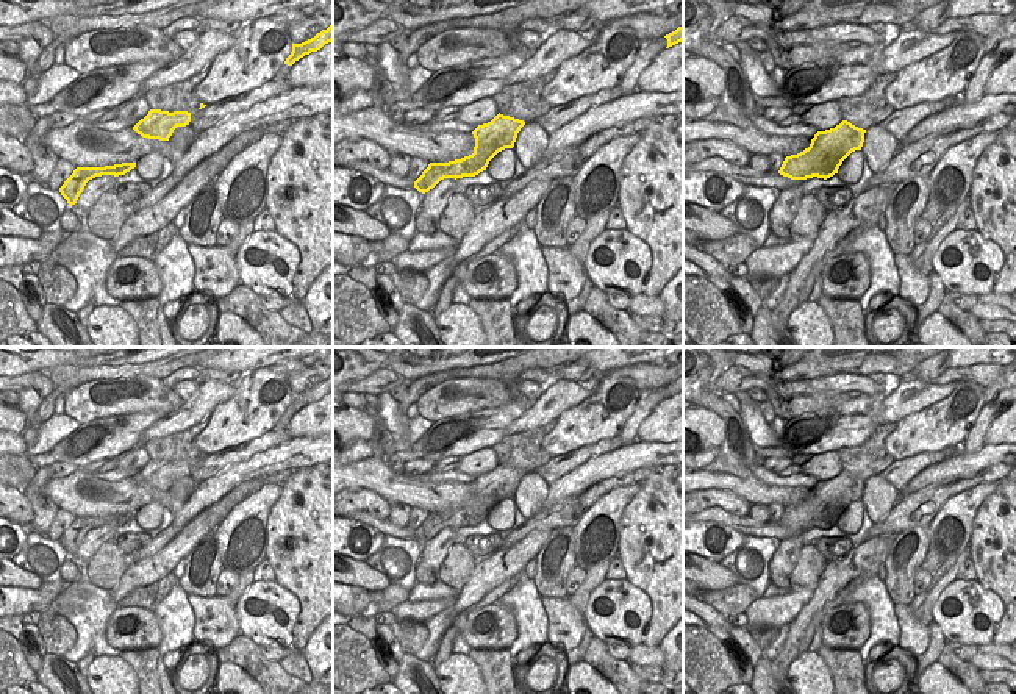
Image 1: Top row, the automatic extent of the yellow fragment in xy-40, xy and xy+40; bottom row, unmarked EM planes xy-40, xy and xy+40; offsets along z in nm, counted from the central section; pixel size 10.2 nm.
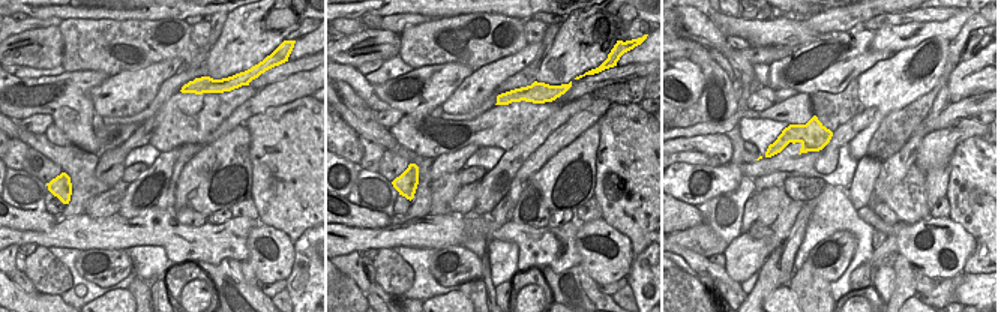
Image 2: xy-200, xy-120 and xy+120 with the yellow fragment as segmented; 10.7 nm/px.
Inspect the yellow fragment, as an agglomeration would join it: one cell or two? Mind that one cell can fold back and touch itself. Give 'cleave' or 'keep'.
cleave

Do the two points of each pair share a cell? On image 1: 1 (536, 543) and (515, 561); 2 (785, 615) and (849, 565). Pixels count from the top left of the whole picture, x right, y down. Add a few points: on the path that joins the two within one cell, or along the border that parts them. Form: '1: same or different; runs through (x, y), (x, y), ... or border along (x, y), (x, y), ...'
1: same; runs through (532, 544), (519, 557)
2: different; border along (816, 586), (810, 600), (790, 624)

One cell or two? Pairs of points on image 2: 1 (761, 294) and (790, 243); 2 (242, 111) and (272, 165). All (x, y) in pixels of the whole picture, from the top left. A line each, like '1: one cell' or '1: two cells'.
1: one cell
2: two cells

